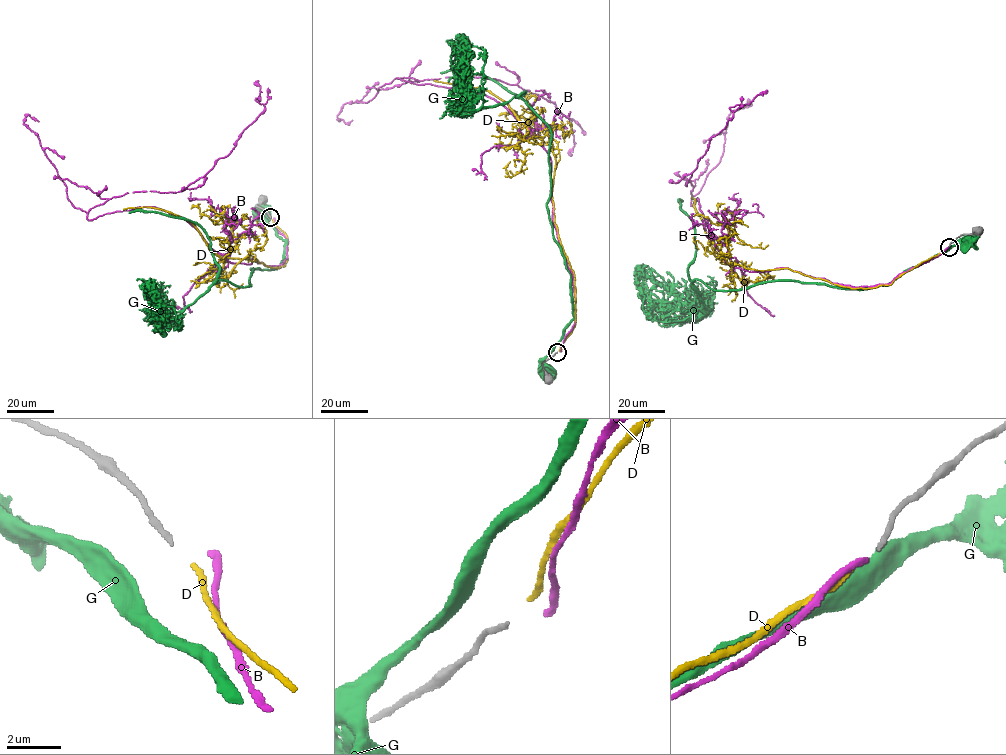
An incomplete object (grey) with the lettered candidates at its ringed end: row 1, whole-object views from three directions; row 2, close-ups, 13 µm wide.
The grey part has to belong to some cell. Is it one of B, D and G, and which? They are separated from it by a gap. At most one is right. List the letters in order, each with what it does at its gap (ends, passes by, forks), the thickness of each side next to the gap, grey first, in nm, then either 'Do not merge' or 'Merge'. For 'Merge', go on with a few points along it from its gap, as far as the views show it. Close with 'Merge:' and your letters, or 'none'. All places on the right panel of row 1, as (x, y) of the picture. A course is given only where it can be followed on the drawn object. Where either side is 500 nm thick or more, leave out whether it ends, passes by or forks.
B: It ends there. Thickness 170 nm (grey) against 240 nm. Do not merge
D: It ends there. Thickness 170 nm (grey) against 200 nm. Merge. Its course: (947, 248), (888, 285), (867, 288), (841, 286), (787, 268), (752, 269), (725, 263), (691, 198)
G: It passes by. Thickness 170 nm (grey) against 380 nm. Do not merge
Merge: D

